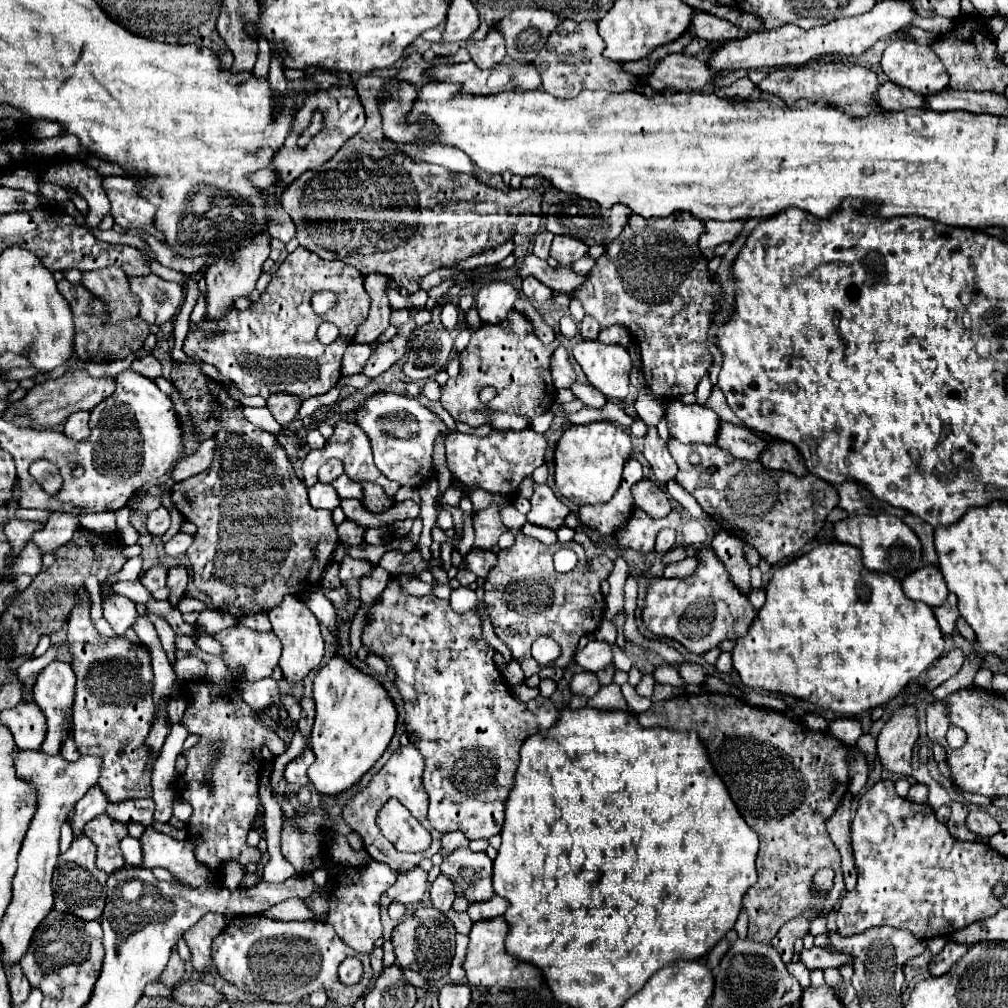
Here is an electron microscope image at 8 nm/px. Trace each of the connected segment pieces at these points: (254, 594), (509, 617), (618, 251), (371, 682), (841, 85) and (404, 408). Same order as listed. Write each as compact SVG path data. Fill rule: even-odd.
M189 357L188 362L176 361L170 381L179 389L185 406L189 408L195 434L217 442L213 464L205 472L177 482L171 492L171 500L181 516L197 526L195 542L187 550L195 586L211 598L215 610L229 612L235 618L249 612L269 612L273 606L281 604L287 594L301 598L307 588L319 584L323 570L329 566L333 552L339 546L331 510L317 510L309 506L307 486L297 478L277 438L245 420L241 403L228 394L221 382L203 373L199 358ZM245 574L251 574L251 580L277 578L283 588L245 588Z
M517 532L517 540L513 544L513 548L507 548L507 550L501 550L499 552L499 562L497 566L489 572L487 580L485 580L485 596L483 596L483 604L493 620L493 626L495 626L495 634L507 644L507 648L511 650L511 654L519 660L523 672L525 672L525 678L537 674L543 666L531 656L531 644L535 638L539 636L551 636L559 646L561 646L561 656L555 660L553 666L559 666L559 668L567 668L567 664L571 662L573 658L573 652L581 640L581 636L585 634L593 634L601 620L603 620L603 614L605 614L605 596L601 594L601 580L607 578L613 570L613 562L607 558L607 556L593 556L591 560L591 566L587 568L587 556L583 552L583 546L577 544L575 540L571 542L565 542L563 544L565 548L571 548L575 550L579 562L577 566L569 572L569 574L557 574L553 570L553 554L559 550L559 542L555 546L545 546L543 542L535 540L535 538L529 538L521 532Z
M631 214L623 232L605 246L603 256L597 258L585 282L573 292L573 296L581 302L585 314L595 318L601 330L613 324L621 324L629 330L641 350L641 370L645 376L645 384L659 398L677 398L695 392L699 380L707 374L713 362L705 340L713 312L717 310L715 300L719 294L719 286L709 280L707 262L697 246L701 232L703 222L695 220L693 216L679 216L677 224L671 228L671 216L641 218L637 214Z
M337 652L315 676L313 700L317 716L309 744L315 752L315 762L309 768L309 780L323 794L339 794L357 784L381 758L393 738L397 710L381 682L351 666Z
M829 62L829 64L813 64L813 66L801 66L801 68L779 68L771 74L767 74L759 82L759 90L771 92L779 96L785 104L795 104L801 98L809 100L825 100L835 108L841 108L843 112L851 116L863 116L867 112L877 112L881 106L873 100L873 94L879 88L877 74L865 66L851 64L851 62Z
M393 392L369 394L355 410L355 424L369 436L375 466L401 486L423 486L433 474L433 442L439 434L447 432L447 426L431 410L417 400L403 398Z

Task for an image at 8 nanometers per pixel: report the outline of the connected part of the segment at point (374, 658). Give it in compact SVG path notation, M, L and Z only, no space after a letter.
M369 653L366 658L367 665L378 674L385 675L388 669L386 662L380 656Z

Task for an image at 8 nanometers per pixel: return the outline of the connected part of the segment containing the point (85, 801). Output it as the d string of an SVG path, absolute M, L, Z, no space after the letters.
M97 786L89 788L89 792L75 804L75 814L69 820L69 824L73 828L73 834L79 836L83 826L89 820L101 816L105 812L105 808L107 808L107 800L105 800L105 794L101 792L101 788L97 788Z

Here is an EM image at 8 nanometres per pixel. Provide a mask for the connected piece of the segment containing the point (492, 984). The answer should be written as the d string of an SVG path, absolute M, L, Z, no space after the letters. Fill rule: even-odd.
M503 916L473 924L469 936L469 952L463 964L469 984L485 988L539 988L543 984L543 974L533 964L515 960L505 948L505 936L507 936L507 920Z

